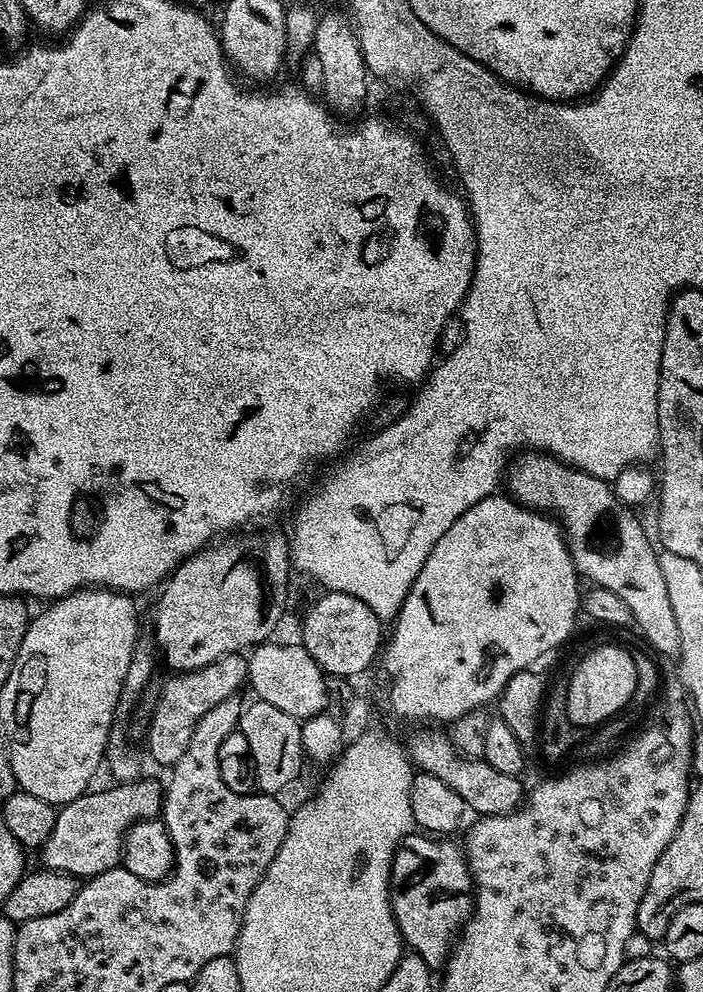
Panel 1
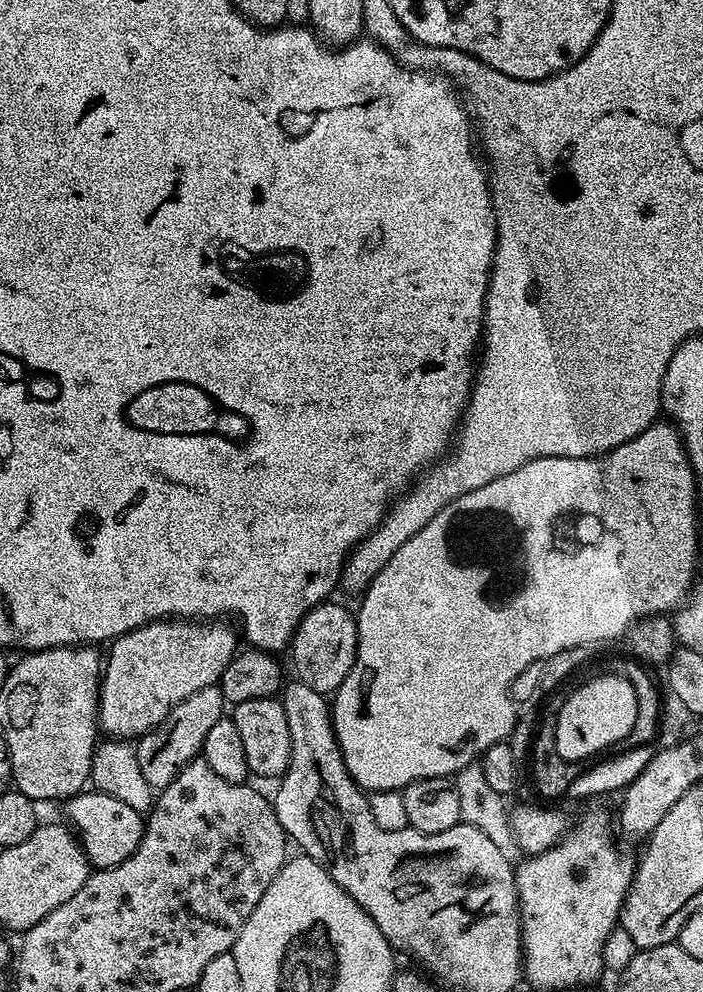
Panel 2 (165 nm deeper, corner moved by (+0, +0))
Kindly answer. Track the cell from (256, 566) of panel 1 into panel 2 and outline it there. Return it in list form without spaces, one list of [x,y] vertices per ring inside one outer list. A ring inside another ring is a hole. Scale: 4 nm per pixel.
[[[169,618],[155,620],[153,624],[144,624],[124,636],[111,641],[112,648],[106,652],[102,664],[100,678],[100,715],[98,728],[108,738],[139,738],[145,736],[151,728],[157,728],[178,706],[178,702],[186,702],[190,694],[198,694],[206,686],[216,684],[222,670],[235,658],[238,645],[238,634],[227,628],[224,622],[201,622],[196,618]]]

